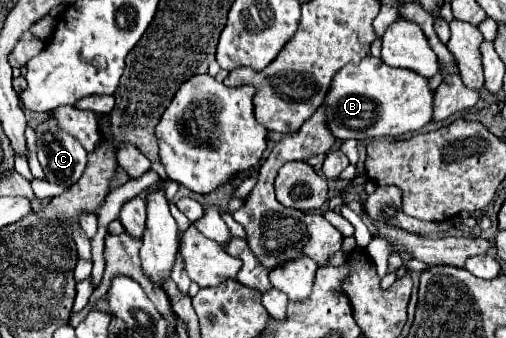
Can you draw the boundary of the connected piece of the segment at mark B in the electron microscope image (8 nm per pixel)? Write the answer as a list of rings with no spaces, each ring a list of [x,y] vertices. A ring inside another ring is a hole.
[[[366,56],[360,64],[348,64],[338,70],[332,78],[332,86],[324,98],[326,102],[326,124],[336,140],[364,140],[364,138],[386,138],[402,136],[408,132],[418,132],[432,120],[432,100],[434,94],[428,88],[428,80],[412,70],[390,68],[380,58]]]

